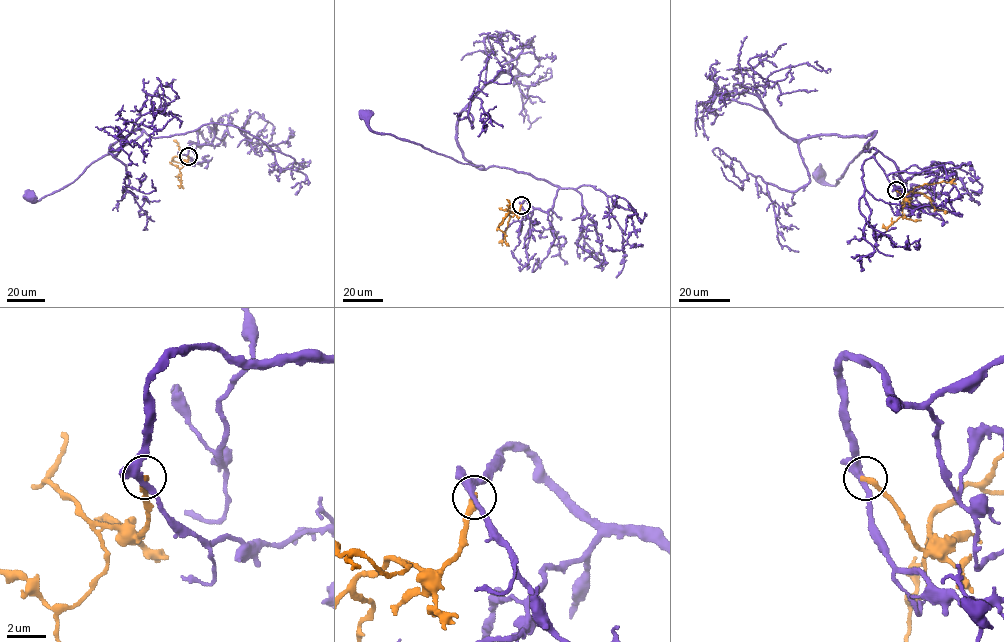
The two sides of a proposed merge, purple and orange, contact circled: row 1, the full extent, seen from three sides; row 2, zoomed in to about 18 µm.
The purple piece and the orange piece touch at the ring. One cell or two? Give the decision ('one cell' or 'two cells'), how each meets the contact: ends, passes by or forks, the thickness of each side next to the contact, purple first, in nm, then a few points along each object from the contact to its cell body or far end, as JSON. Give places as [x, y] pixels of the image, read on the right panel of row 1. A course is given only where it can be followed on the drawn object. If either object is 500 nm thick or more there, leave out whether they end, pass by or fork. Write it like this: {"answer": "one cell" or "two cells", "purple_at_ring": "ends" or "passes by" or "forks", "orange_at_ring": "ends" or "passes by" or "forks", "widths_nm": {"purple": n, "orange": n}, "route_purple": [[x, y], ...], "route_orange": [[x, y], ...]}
{"answer": "two cells", "purple_at_ring": "passes by", "orange_at_ring": "ends", "widths_nm": {"purple": 320, "orange": 340}, "route_purple": [[896, 191], [894, 175], [902, 181], [898, 168], [876, 148], [863, 149], [875, 134], [834, 185], [818, 172]], "route_orange": [[896, 191], [904, 199], [910, 191], [919, 192], [930, 199], [935, 209], [947, 211]]}

